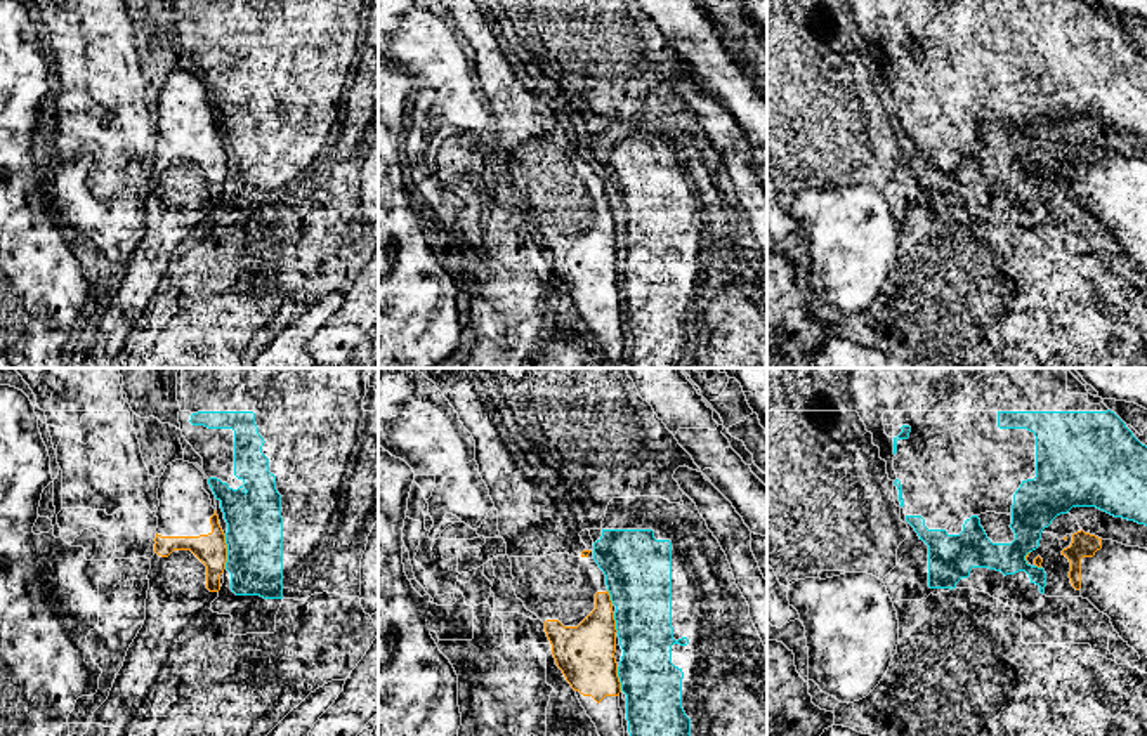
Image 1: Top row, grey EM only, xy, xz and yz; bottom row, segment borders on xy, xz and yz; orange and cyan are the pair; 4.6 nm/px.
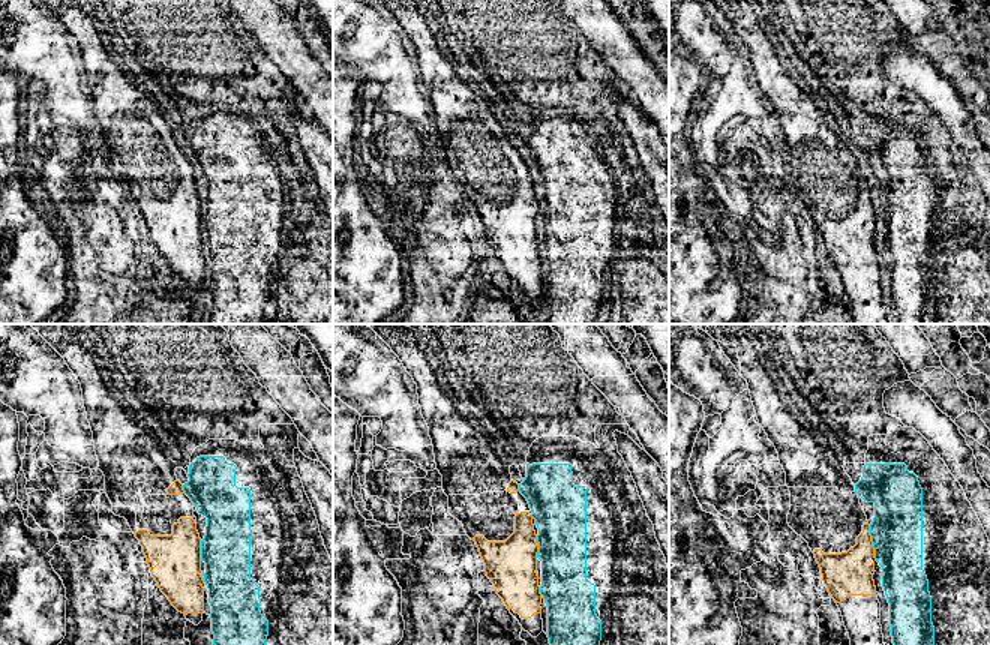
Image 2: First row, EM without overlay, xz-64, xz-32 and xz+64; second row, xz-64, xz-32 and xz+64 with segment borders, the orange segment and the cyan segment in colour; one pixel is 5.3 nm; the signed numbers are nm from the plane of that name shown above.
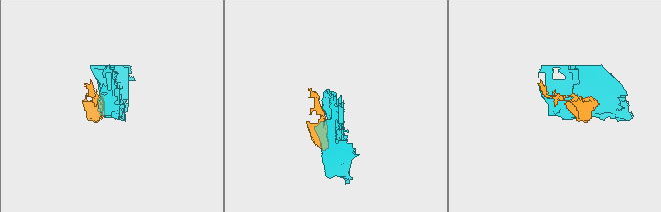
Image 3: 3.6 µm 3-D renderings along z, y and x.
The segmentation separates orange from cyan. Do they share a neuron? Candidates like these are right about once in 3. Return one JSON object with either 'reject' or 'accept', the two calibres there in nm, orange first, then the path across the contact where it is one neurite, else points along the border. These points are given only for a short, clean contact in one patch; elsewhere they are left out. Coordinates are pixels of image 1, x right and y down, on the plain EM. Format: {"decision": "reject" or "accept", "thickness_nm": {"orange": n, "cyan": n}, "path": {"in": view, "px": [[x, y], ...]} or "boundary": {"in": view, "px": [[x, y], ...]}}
{"decision": "reject", "thickness_nm": {"orange": 150, "cyan": 260}}

